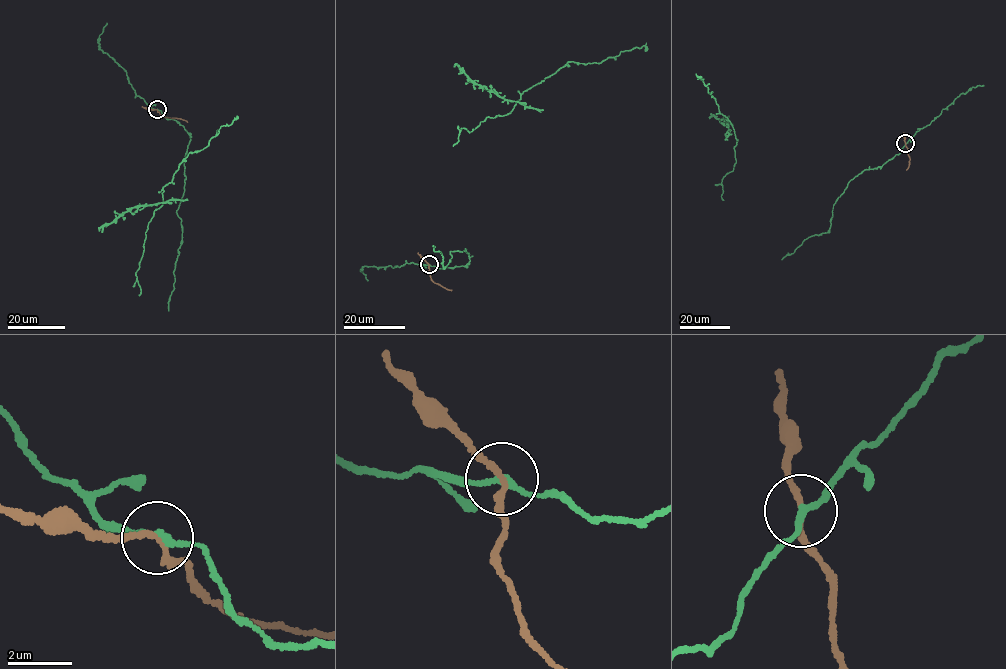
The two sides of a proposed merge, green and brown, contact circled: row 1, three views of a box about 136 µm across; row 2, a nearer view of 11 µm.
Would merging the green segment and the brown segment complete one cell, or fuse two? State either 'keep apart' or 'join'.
keep apart

